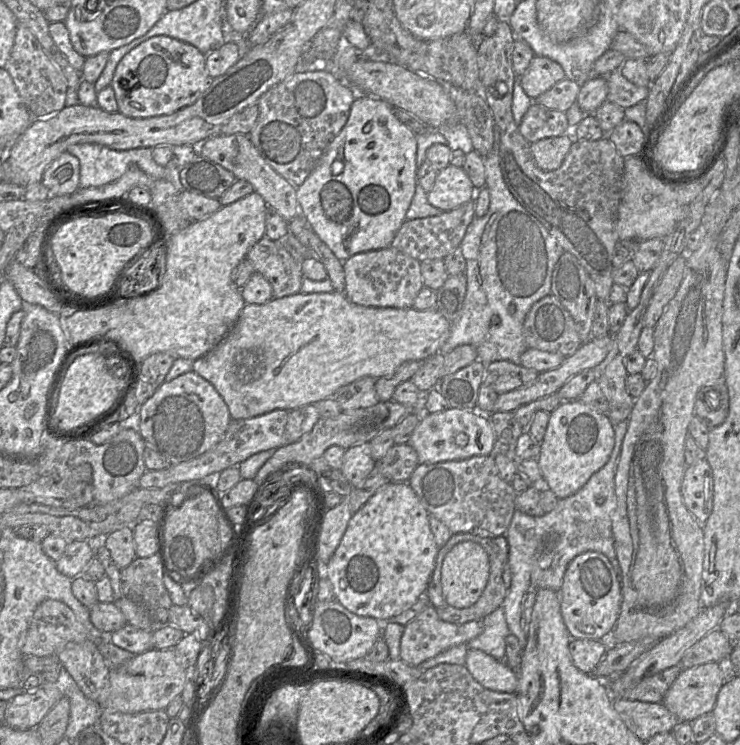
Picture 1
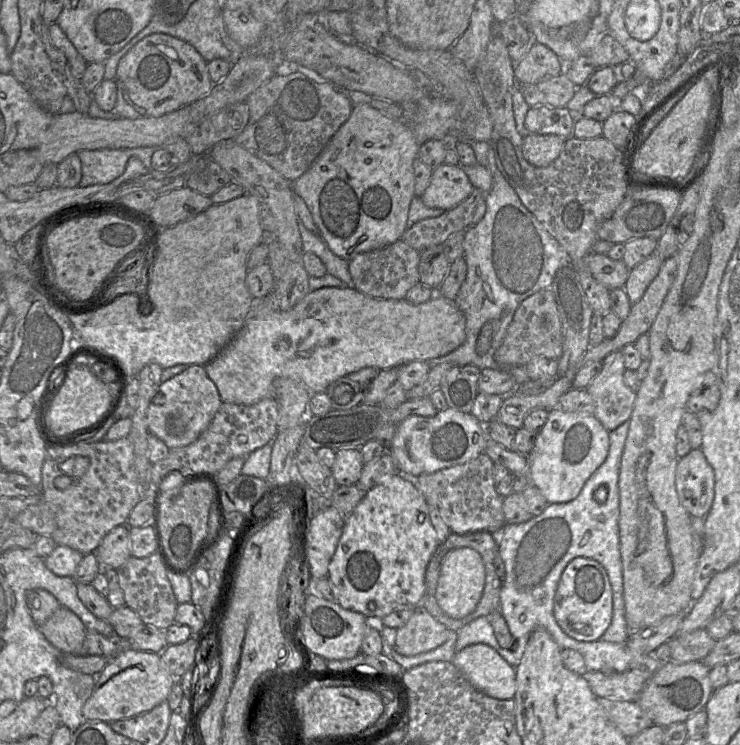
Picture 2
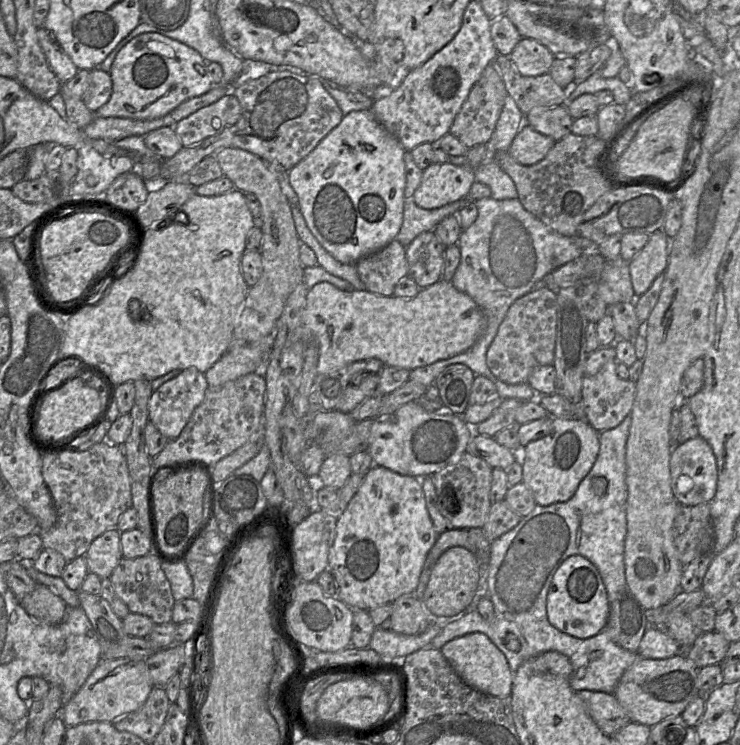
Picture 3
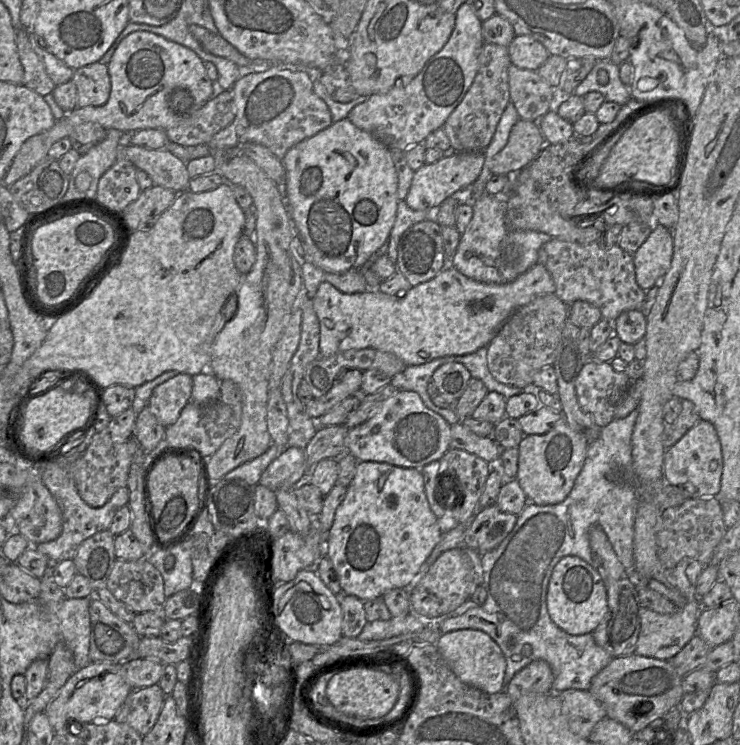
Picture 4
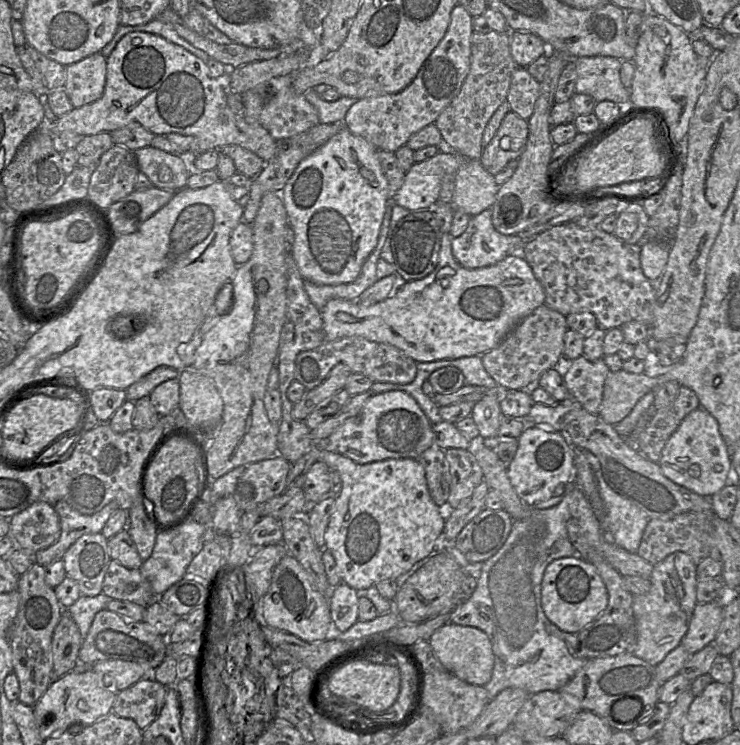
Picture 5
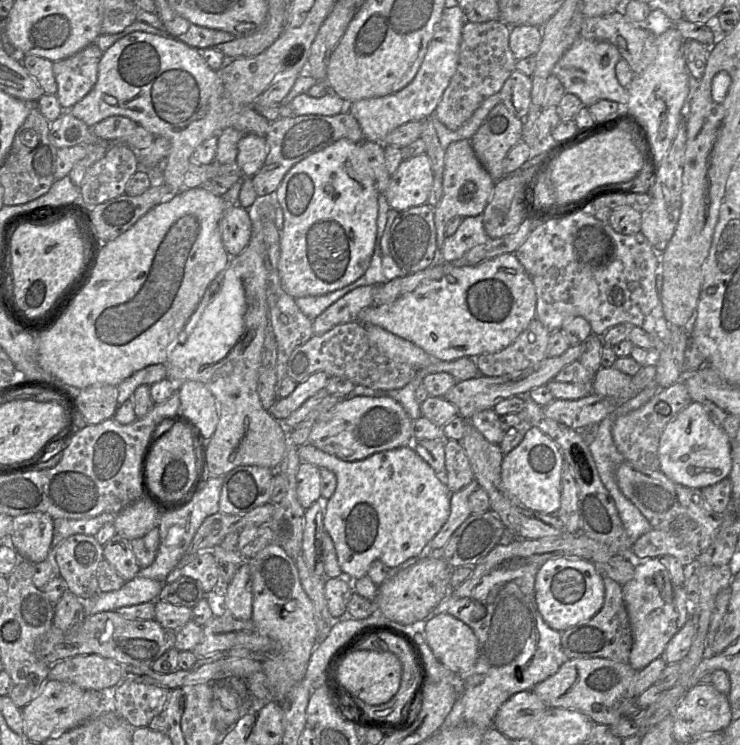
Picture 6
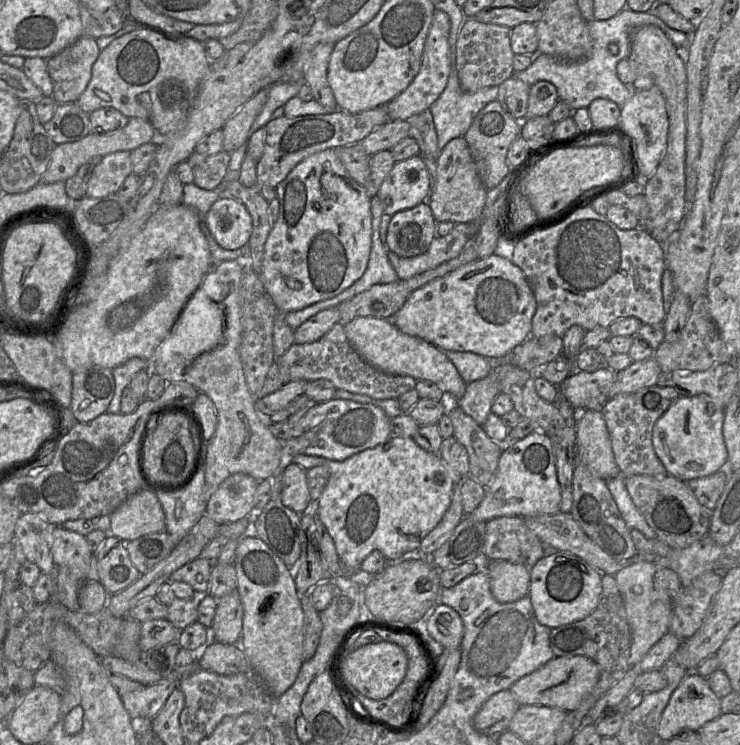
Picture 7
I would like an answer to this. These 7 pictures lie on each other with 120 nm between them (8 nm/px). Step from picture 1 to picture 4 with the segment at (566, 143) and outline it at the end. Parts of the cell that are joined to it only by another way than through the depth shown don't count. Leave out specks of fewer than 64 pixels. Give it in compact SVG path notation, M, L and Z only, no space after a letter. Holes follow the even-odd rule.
M519 119L512 127L504 148L491 159L491 173L517 174L540 154L545 144L538 123Z

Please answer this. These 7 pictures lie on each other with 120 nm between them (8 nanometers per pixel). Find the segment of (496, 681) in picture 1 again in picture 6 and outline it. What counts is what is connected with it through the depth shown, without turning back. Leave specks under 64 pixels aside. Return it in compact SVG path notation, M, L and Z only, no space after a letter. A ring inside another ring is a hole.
M442 612L426 621L424 636L442 665L466 678L478 657L478 640L473 630L461 620Z

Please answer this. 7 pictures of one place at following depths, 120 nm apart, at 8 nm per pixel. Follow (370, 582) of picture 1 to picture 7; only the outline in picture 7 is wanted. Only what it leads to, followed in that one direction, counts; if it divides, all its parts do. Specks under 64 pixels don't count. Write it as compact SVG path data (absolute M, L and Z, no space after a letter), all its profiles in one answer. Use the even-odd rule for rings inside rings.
M392 435L384 443L356 453L344 461L334 461L323 457L304 454L297 454L291 457L291 461L298 464L305 470L309 470L316 466L326 466L328 468L330 477L318 500L317 513L320 521L325 526L334 542L336 552L341 560L341 563L348 567L360 567L363 560L373 550L380 551L388 561L395 561L400 559L405 553L419 549L421 541L438 525L444 513L449 508L452 498L453 485L455 483L455 473L448 469L442 461L440 455L425 451L415 442L413 437L399 437Z

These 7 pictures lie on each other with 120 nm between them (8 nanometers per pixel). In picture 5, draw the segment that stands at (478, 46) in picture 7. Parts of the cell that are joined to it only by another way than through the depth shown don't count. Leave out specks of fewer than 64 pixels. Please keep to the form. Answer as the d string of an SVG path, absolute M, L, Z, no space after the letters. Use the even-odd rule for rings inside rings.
M510 31L473 32L470 41L470 69L457 96L435 121L441 137L464 159L479 160L486 125L506 100L512 73L517 68L510 53Z

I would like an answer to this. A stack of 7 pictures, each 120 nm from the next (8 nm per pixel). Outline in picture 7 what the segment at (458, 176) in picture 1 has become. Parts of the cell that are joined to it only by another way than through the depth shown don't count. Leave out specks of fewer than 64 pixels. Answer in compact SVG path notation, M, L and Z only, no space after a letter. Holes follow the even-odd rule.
M422 156L396 162L382 182L377 196L384 214L411 209L427 200L430 194L430 175Z

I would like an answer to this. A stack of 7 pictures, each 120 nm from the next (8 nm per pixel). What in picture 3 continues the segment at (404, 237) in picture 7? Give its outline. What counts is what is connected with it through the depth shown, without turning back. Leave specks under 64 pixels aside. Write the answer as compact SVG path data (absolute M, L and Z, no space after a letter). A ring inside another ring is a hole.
M433 231L420 233L406 246L408 275L420 288L442 279L445 247Z

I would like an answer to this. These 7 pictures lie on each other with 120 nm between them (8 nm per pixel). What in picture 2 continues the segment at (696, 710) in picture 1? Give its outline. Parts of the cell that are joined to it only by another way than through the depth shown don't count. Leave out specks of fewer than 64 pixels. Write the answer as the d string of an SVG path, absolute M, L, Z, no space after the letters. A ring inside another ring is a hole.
M666 661L653 673L646 682L644 688L639 694L637 703L645 714L651 719L654 725L666 727L674 722L686 722L689 715L696 709L706 706L706 702L713 692L714 688L709 679L710 668L702 661L693 661L686 663L676 663Z

